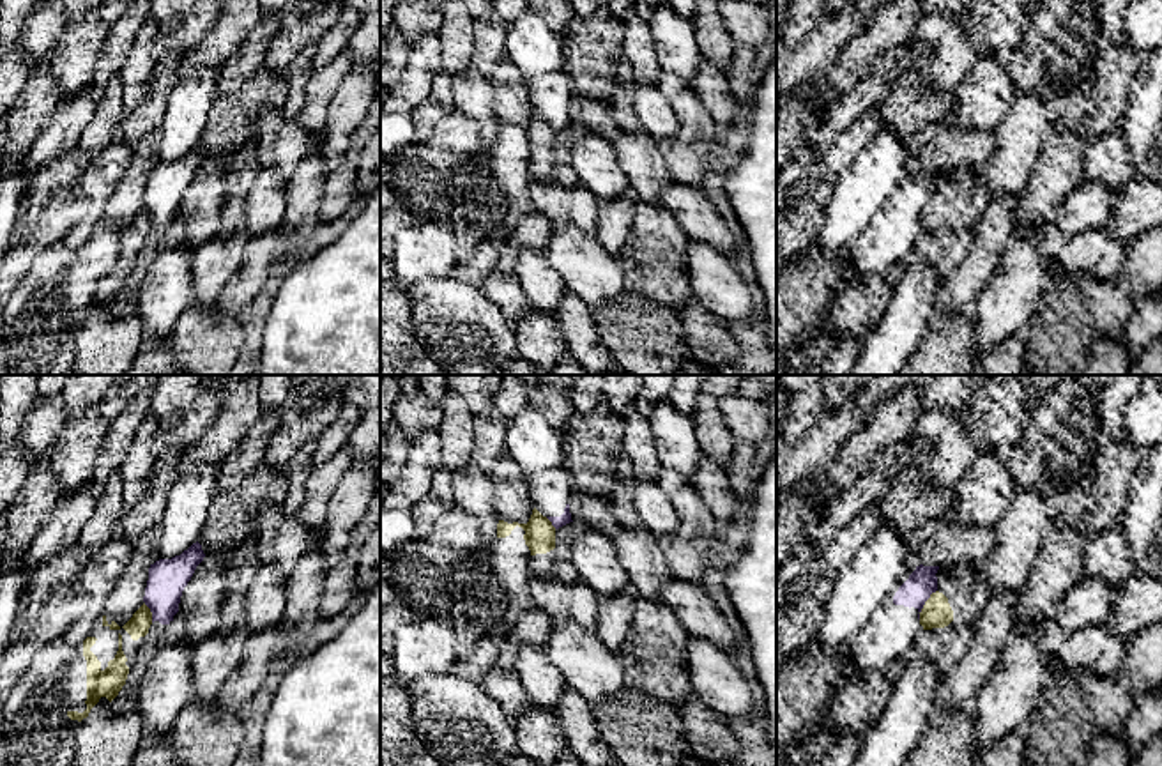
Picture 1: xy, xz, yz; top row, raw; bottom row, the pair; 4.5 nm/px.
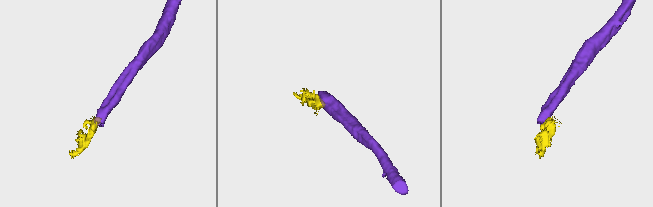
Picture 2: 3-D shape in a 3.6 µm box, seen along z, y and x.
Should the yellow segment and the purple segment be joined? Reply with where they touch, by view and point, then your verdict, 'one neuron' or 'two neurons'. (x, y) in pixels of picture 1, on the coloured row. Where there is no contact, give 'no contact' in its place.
yz (925, 604) | two neurons

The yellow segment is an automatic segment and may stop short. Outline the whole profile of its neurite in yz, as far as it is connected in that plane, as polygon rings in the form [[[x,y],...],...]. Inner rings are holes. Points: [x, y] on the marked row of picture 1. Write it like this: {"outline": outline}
{"outline": [[[960,564],[937,580],[937,591],[920,612],[920,624],[923,630],[944,628],[955,617],[973,624],[990,594],[978,564]]]}

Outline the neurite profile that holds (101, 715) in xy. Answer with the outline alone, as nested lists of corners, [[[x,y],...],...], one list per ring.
[[[101,697],[76,725],[73,766],[129,766],[141,736],[143,725],[136,708],[117,715],[111,702]]]

